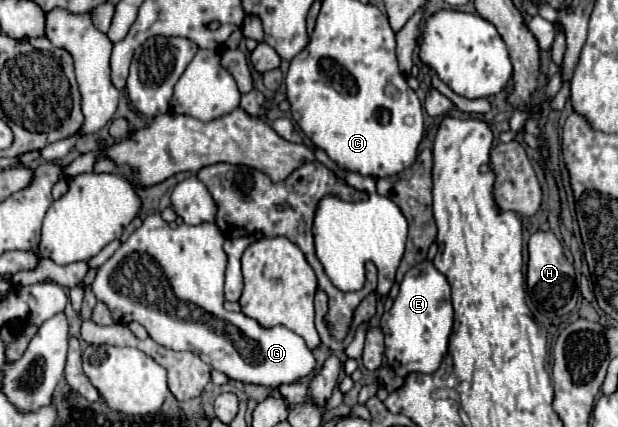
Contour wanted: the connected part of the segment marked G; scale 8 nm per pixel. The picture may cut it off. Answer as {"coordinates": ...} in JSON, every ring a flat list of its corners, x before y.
{"coordinates":[[150,214,150,216,144,218,142,226,140,226,140,228,114,252,114,256,108,258,106,264,98,268,96,278,94,278,94,282,92,282,92,292,94,292,94,296,96,296,100,302,104,302,104,304,110,308,112,316,116,318,116,322,120,322,120,324,130,324,132,320,140,322,140,324,148,330,150,338,152,338,154,342,158,342,160,346,166,346,166,348,172,348,172,350,188,350,188,352,194,352,194,354,200,356,206,364,210,364,210,366,216,368,218,372,226,374,230,380,240,380,240,382,248,382,248,384,260,384,260,386,268,386,268,388,278,388,278,386,282,386,282,384,294,384,294,382,298,382,298,380,302,380,302,378,314,376,314,372,316,372,316,358,314,358,312,350,306,346,306,342,304,342,298,334,292,334,292,332,290,332,288,328,284,328,284,326,274,326,274,328,264,330,256,320,244,316,242,312,228,312,228,310,224,310,224,266,226,266,226,254,224,254,224,250,222,250,222,242,224,242,224,236,220,234,220,230,218,230,216,224,204,224,204,226,180,224,178,228,172,230,172,228,160,218,160,214]]}

